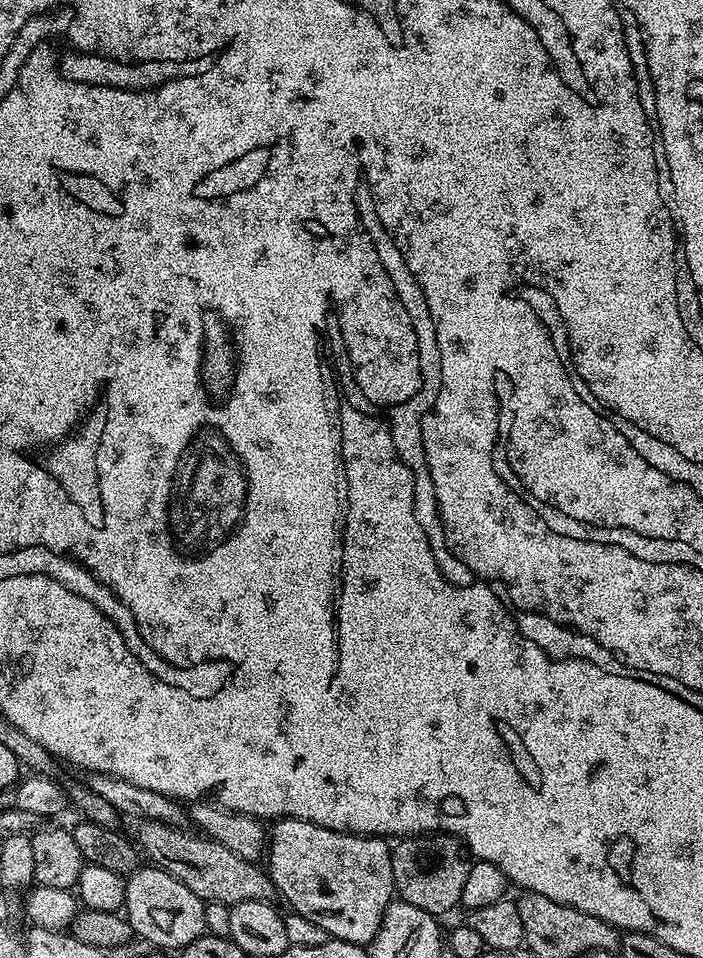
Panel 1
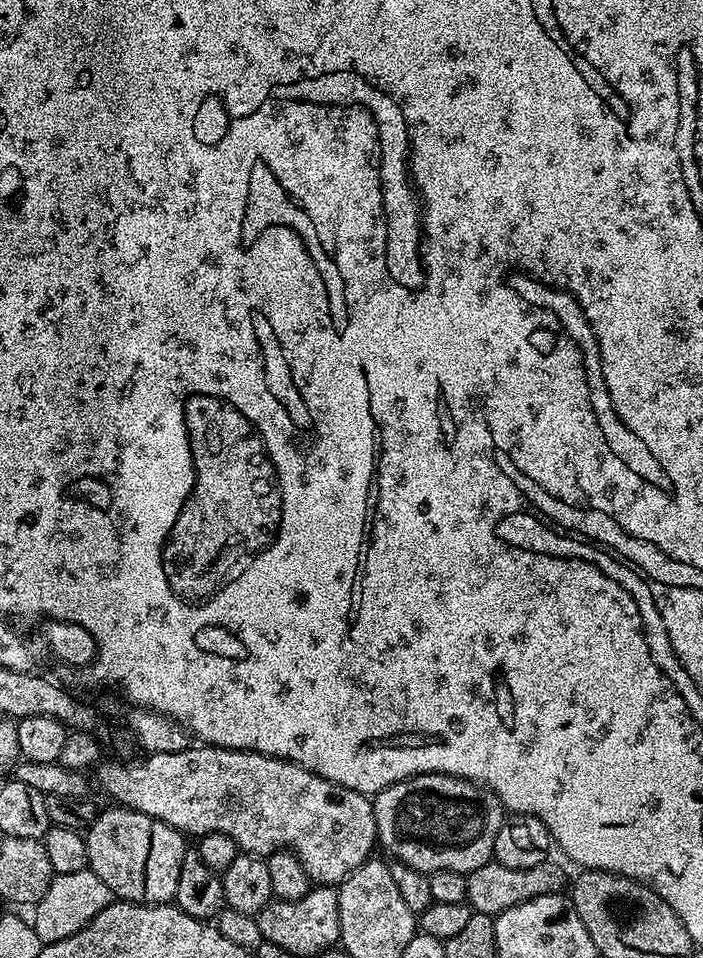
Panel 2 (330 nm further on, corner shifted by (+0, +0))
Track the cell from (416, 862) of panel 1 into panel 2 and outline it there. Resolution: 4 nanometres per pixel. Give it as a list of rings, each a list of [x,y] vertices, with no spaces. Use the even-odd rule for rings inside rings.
[[[431,772],[411,776],[386,790],[375,793],[372,800],[376,839],[397,864],[405,864],[419,872],[433,873],[438,870],[454,870],[465,874],[486,866],[493,859],[494,838],[506,819],[506,809],[496,795],[483,784]]]

